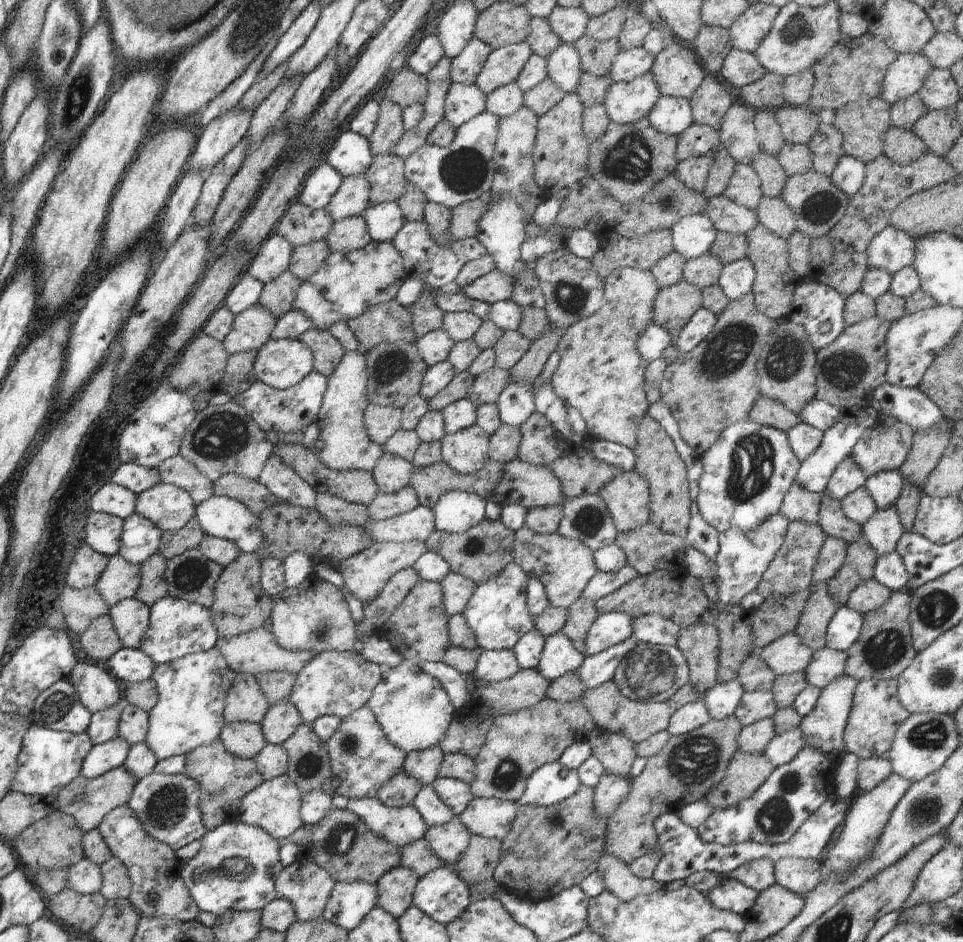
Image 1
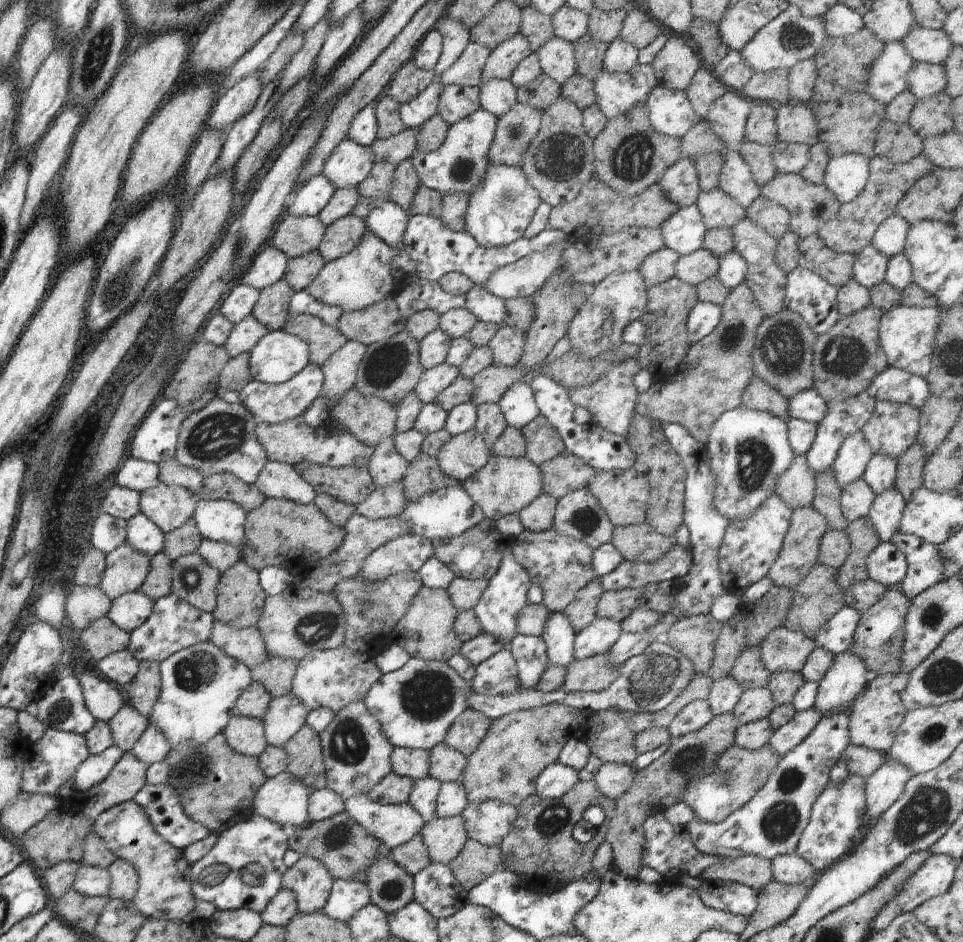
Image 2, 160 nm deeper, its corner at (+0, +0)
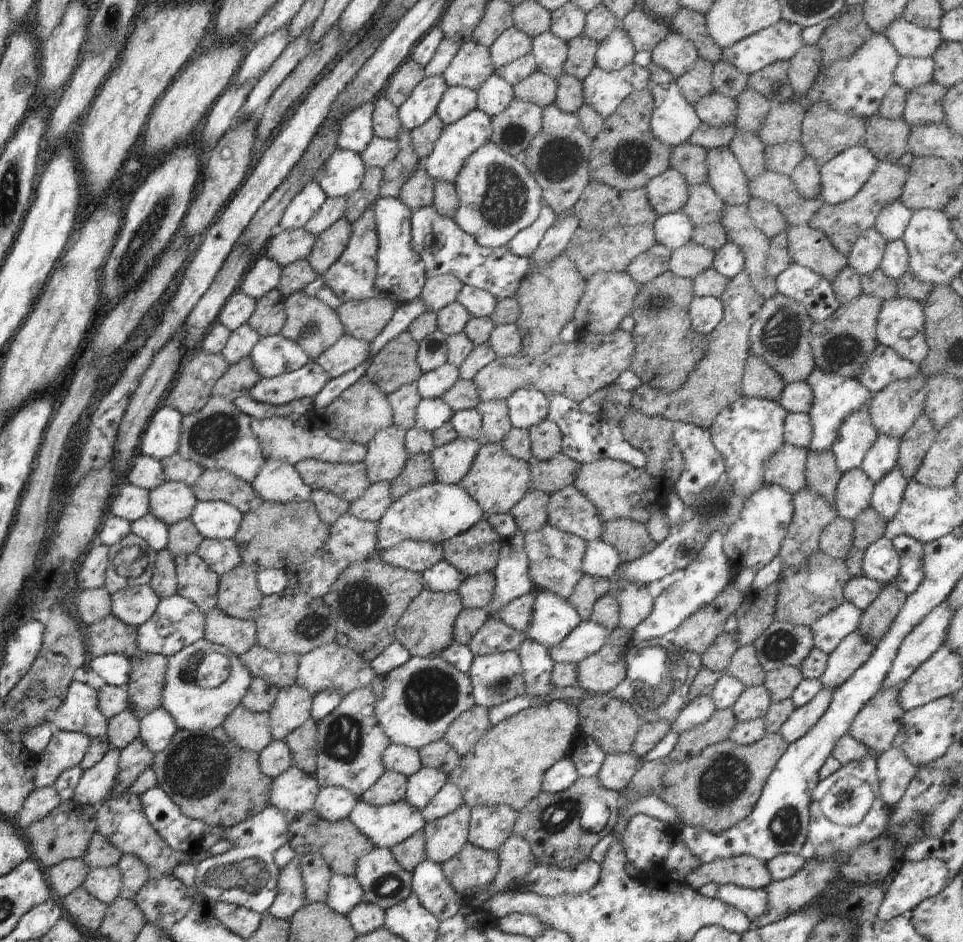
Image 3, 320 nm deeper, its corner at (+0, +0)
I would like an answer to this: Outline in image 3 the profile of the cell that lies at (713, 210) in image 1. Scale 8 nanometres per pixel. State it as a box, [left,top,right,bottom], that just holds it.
[681,184,726,227]

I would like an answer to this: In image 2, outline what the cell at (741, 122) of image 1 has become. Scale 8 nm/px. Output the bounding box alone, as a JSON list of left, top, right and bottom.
[706,90,751,153]

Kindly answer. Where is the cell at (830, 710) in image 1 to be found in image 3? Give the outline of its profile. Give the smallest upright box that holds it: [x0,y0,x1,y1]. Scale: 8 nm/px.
[820,631,874,692]

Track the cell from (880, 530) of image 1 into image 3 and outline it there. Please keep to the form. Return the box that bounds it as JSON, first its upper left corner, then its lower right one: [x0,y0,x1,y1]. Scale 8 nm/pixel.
[870,465,909,522]

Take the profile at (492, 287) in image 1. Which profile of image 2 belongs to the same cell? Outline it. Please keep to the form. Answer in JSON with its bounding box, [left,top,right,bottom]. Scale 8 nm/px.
[484,247,563,299]

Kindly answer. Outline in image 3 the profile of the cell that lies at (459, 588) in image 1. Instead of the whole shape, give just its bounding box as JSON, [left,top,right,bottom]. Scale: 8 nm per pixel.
[457,572,494,609]

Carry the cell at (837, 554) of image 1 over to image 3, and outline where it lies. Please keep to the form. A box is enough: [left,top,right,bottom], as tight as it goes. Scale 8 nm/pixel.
[819,517,853,559]

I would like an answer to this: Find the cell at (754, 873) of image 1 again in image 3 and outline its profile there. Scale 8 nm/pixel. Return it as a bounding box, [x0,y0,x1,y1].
[685,855,771,891]

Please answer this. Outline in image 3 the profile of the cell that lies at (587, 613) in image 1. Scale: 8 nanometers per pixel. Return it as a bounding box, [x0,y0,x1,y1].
[567,575,612,621]

